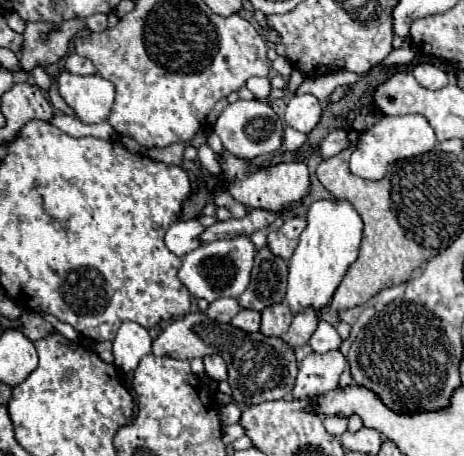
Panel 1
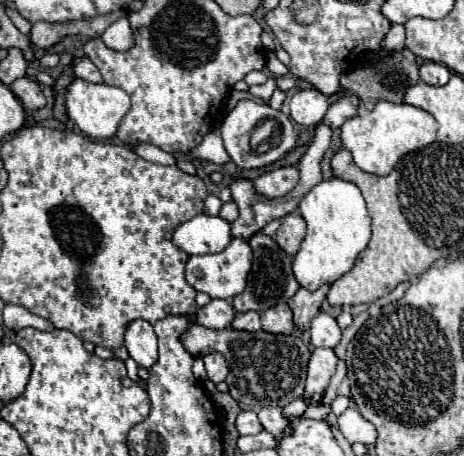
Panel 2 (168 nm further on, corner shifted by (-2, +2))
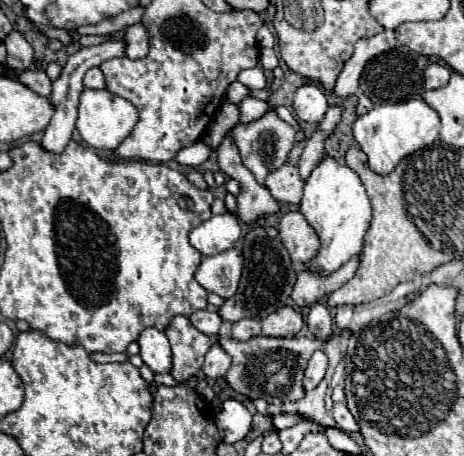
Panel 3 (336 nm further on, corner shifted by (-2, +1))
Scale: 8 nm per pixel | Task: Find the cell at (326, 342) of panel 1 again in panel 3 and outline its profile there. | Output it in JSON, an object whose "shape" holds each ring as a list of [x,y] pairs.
{"shape":[[[316,303],[310,307],[310,313],[308,313],[308,319],[306,319],[310,331],[314,333],[316,339],[328,339],[334,331],[334,321],[328,313],[328,309],[322,305],[322,303]]]}

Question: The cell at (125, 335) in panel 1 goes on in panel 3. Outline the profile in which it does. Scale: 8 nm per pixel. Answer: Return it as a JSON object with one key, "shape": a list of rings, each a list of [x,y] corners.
{"shape":[[[154,327],[144,329],[138,339],[138,345],[140,357],[154,373],[168,373],[172,369],[172,349],[168,337],[162,331]]]}

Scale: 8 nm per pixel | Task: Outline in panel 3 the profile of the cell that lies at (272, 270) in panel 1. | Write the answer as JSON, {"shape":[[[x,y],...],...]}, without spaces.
{"shape":[[[254,225],[246,237],[244,237],[244,245],[242,245],[242,253],[244,253],[244,271],[242,271],[242,279],[240,285],[252,285],[252,299],[246,293],[244,287],[238,287],[236,295],[232,295],[230,299],[224,301],[224,305],[218,309],[218,315],[222,317],[222,321],[240,321],[244,317],[256,317],[256,319],[264,319],[270,313],[274,313],[276,309],[286,305],[286,299],[292,293],[294,281],[296,281],[296,273],[292,269],[292,261],[288,251],[284,249],[280,239],[272,239],[266,229],[262,225]]]}

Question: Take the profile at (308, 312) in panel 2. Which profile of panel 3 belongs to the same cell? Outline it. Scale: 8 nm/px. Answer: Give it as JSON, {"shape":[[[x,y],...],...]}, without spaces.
{"shape":[[[352,257],[352,261],[344,263],[340,269],[336,269],[334,273],[322,277],[318,271],[302,271],[298,273],[294,291],[292,291],[292,299],[296,305],[314,305],[318,303],[324,295],[336,291],[338,287],[342,287],[346,281],[350,281],[356,275],[356,269],[360,265],[360,257]]]}

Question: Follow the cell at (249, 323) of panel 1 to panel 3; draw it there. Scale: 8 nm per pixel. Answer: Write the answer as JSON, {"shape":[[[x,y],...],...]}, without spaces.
{"shape":[[[240,319],[232,323],[232,339],[236,341],[248,341],[260,333],[260,323],[256,319]]]}

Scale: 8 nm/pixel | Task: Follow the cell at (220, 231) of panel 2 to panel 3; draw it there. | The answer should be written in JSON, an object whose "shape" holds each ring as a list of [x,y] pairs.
{"shape":[[[232,213],[214,215],[190,231],[190,243],[204,255],[222,253],[240,239],[240,223]]]}

